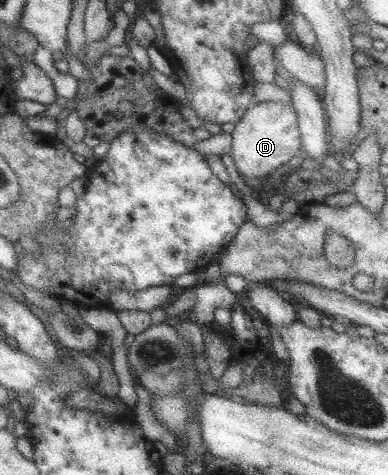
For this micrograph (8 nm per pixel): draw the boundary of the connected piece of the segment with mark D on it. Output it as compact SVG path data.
M265 101L249 106L234 124L230 157L237 173L250 185L267 178L286 161L302 154L294 109L285 102Z

